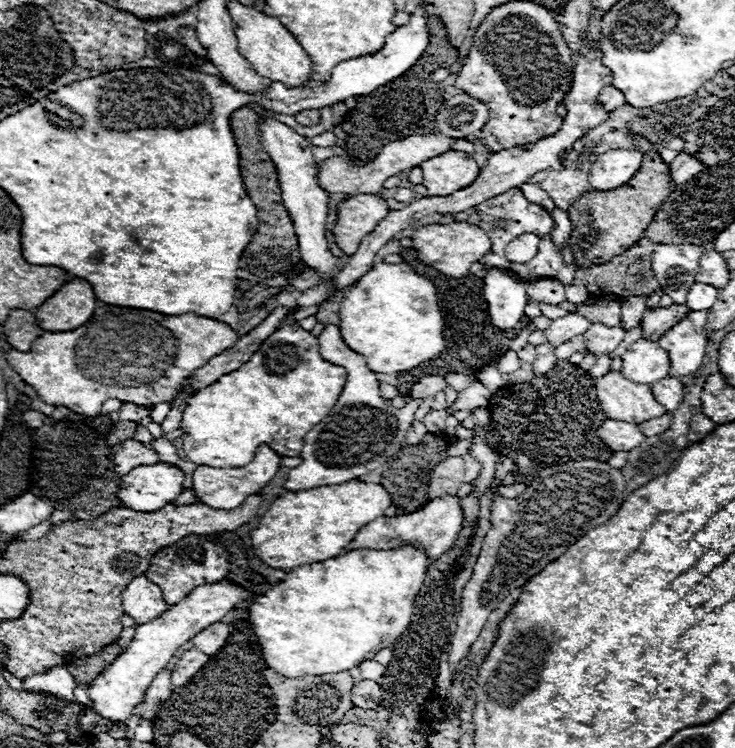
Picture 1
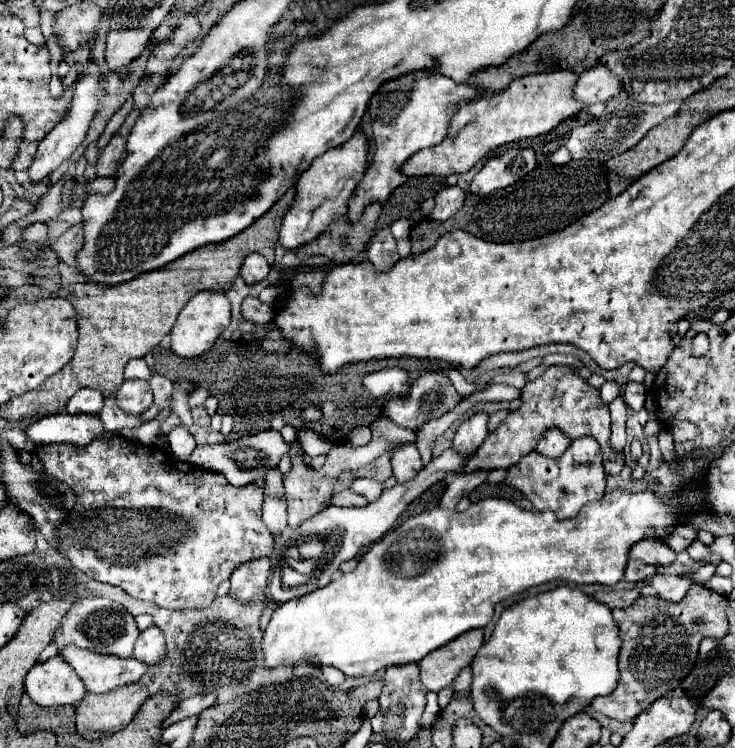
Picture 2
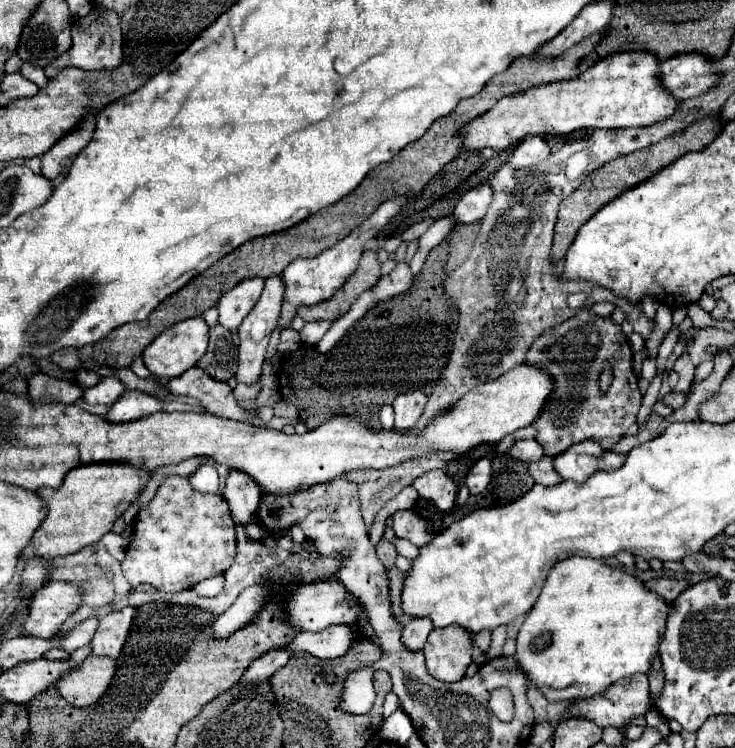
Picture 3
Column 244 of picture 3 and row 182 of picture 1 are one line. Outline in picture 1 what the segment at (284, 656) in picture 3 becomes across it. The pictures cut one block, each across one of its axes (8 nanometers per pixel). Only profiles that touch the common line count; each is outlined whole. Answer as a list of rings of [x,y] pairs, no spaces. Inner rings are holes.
[[[680,152],[672,162],[670,162],[670,178],[674,184],[682,184],[686,180],[690,180],[690,176],[696,176],[698,172],[702,172],[702,164],[698,164],[698,160],[694,160],[690,154]]]

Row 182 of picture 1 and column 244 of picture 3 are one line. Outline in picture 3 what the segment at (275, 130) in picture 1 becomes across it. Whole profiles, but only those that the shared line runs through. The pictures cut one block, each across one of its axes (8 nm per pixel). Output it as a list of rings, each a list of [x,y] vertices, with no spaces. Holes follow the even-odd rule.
[[[246,278],[230,292],[226,292],[216,304],[220,314],[220,324],[228,330],[236,330],[246,318],[246,314],[250,314],[250,310],[256,306],[262,290],[264,290],[262,278]]]

